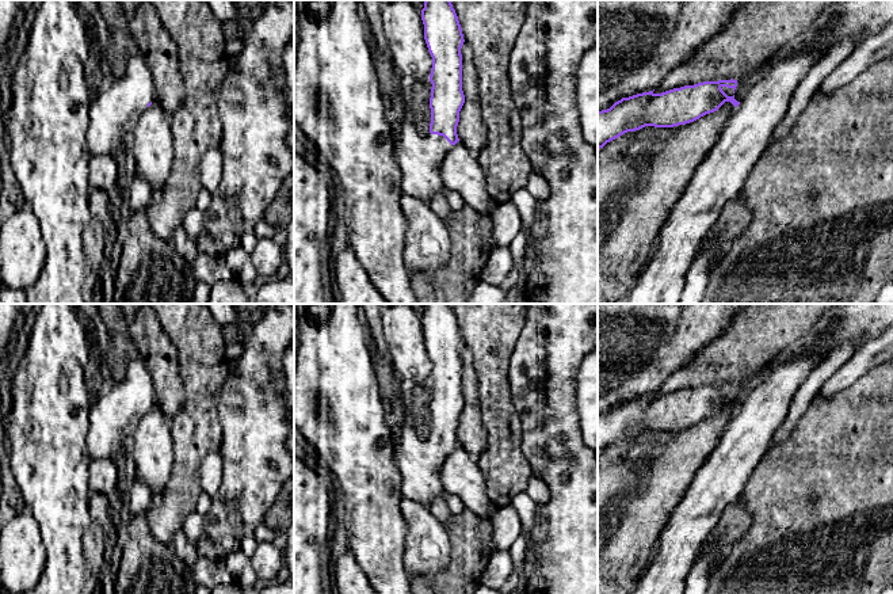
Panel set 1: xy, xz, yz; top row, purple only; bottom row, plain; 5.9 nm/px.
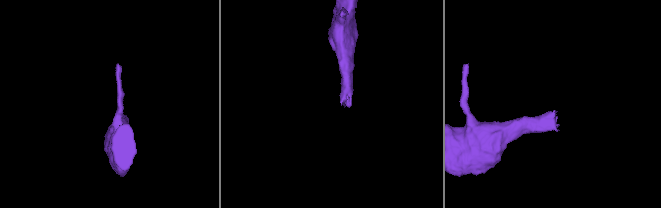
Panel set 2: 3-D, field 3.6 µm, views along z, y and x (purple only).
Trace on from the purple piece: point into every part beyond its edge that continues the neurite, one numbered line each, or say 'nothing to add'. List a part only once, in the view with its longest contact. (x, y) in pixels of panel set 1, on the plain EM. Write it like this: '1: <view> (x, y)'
1: yz (862, 322)

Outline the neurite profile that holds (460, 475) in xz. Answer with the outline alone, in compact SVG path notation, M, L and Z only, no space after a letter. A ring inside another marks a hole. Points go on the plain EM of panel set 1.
M461 445L451 450L443 462L440 480L446 494L457 495L465 507L489 521L496 507L486 494L486 483L472 457Z

